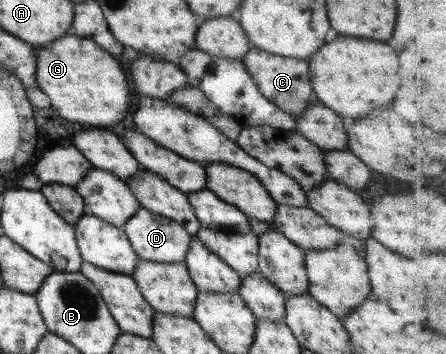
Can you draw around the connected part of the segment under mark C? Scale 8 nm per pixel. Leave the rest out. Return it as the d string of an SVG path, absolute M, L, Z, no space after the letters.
M251 46L241 59L243 67L253 79L257 91L263 98L274 104L276 108L286 112L289 116L301 116L312 104L317 104L318 99L313 93L308 75L308 61L295 58L284 58L268 54L268 52L255 49Z

